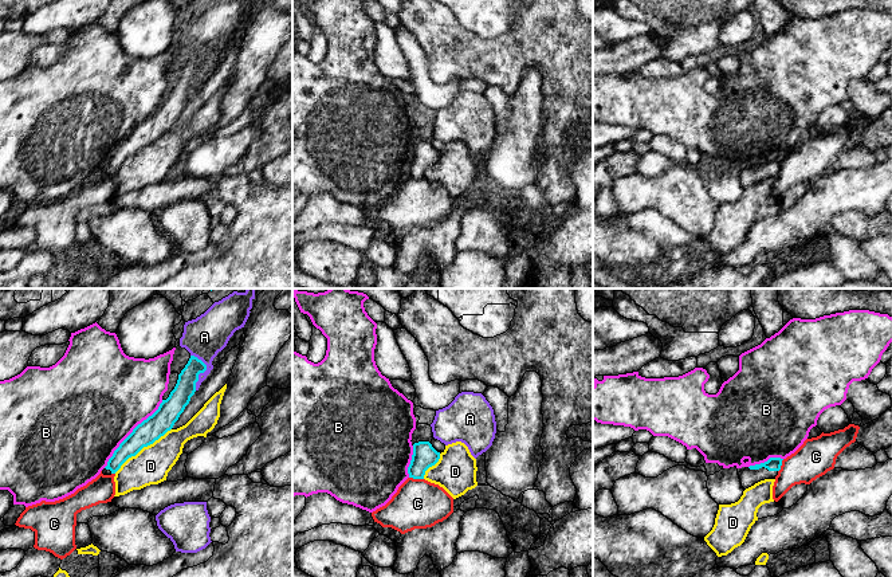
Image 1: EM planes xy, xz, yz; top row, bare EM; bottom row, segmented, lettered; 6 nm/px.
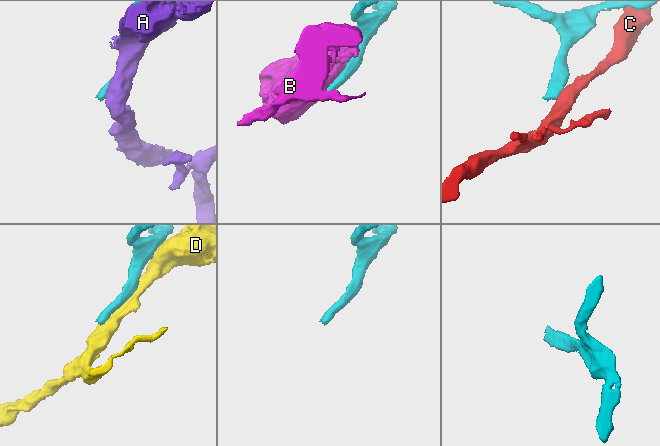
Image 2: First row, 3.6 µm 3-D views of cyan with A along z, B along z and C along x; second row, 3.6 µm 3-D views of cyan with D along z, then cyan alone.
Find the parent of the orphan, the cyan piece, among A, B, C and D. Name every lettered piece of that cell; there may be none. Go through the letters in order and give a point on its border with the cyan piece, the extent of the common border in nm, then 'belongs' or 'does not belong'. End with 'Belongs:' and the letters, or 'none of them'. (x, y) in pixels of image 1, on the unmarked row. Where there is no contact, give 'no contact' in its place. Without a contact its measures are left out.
A: xy (204, 70) | 220 nm | does not belong
B: xy (132, 132) | 550 nm | does not belong
C: xz (416, 177) | 90 nm | does not belong
D: xy (142, 146) | 440 nm | does not belong
Belongs: none of them

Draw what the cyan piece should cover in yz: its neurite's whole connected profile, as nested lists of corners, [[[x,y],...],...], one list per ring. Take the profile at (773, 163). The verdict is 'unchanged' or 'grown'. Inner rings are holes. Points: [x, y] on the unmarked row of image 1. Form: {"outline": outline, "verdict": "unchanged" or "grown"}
{"outline": [[[770,157],[765,162],[738,168],[742,187],[746,189],[761,180],[775,178],[778,170],[781,169],[782,160],[783,158],[781,157]]], "verdict": "grown"}

